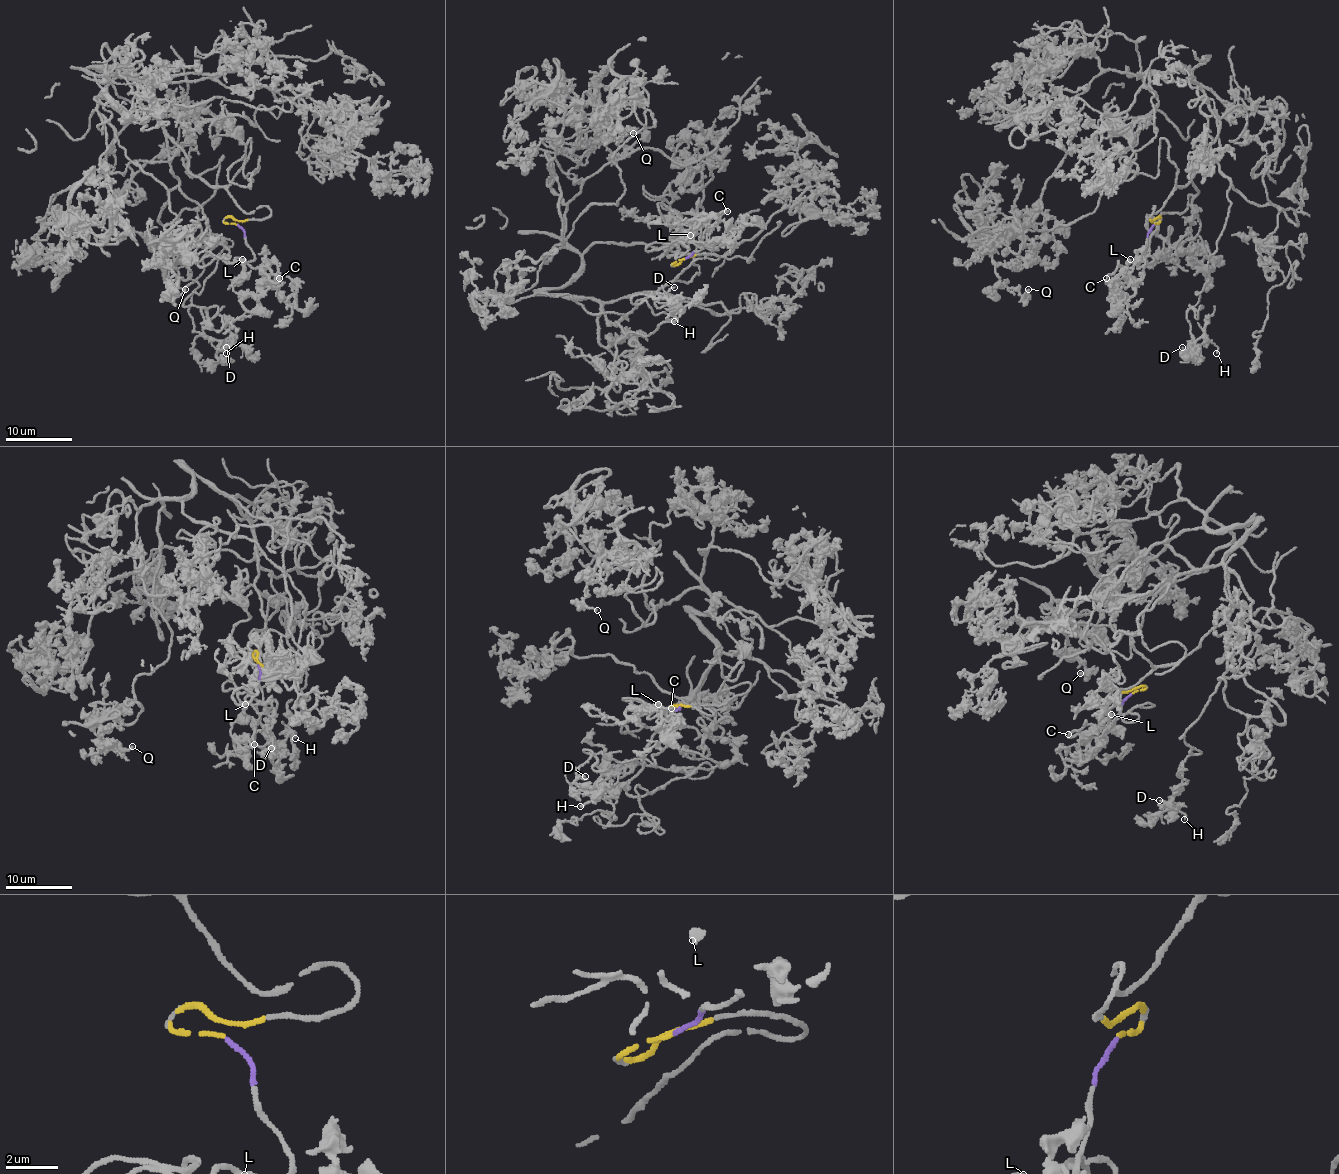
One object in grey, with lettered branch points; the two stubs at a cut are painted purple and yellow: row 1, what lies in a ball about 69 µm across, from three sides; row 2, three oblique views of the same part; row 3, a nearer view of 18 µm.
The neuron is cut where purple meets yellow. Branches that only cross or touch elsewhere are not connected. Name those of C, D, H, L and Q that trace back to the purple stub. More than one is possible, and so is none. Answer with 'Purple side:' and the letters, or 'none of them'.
Purple side: C, L

